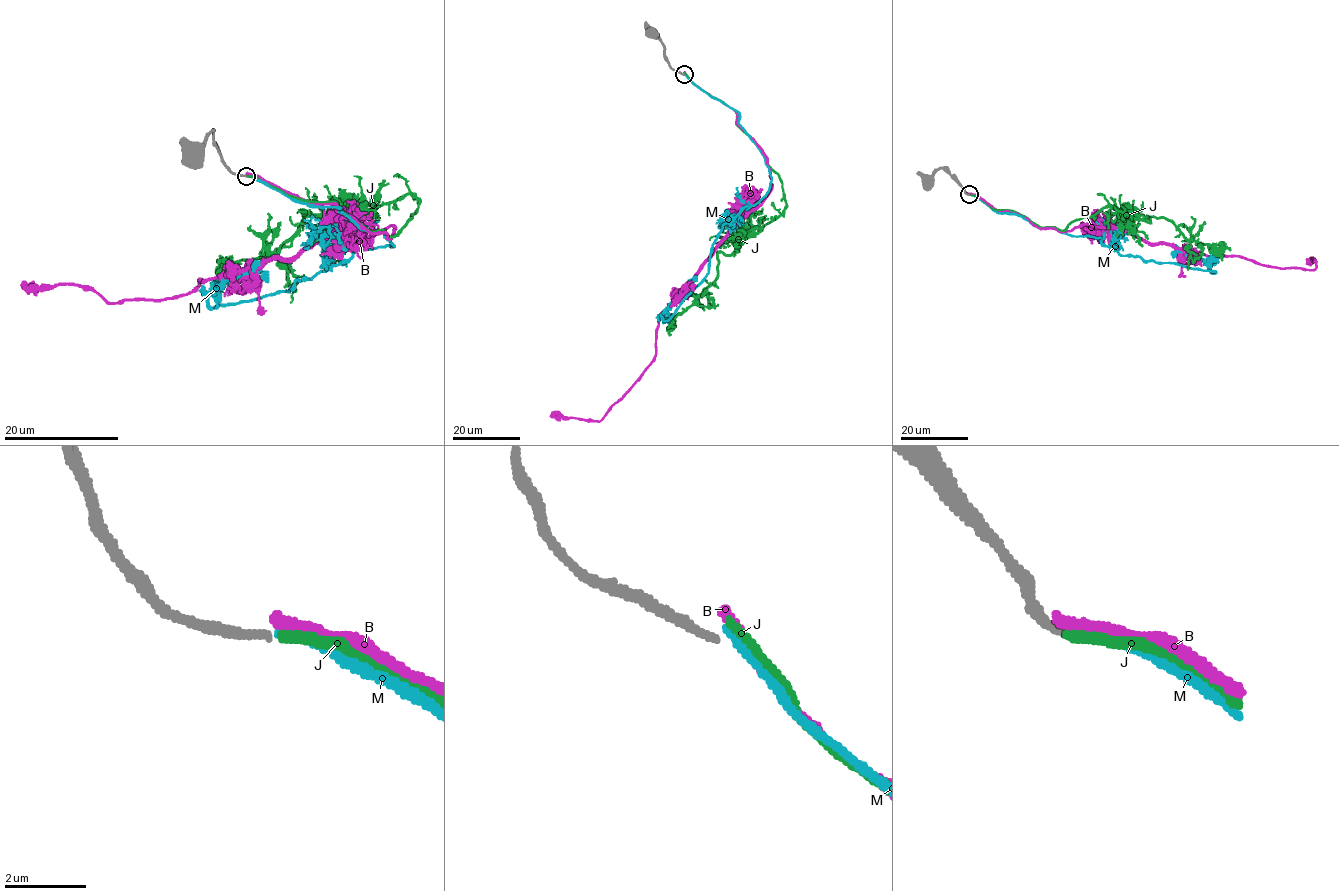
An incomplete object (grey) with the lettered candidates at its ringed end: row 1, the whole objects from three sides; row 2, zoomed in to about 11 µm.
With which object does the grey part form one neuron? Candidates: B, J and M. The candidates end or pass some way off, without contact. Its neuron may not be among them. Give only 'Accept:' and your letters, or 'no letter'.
Accept: J

